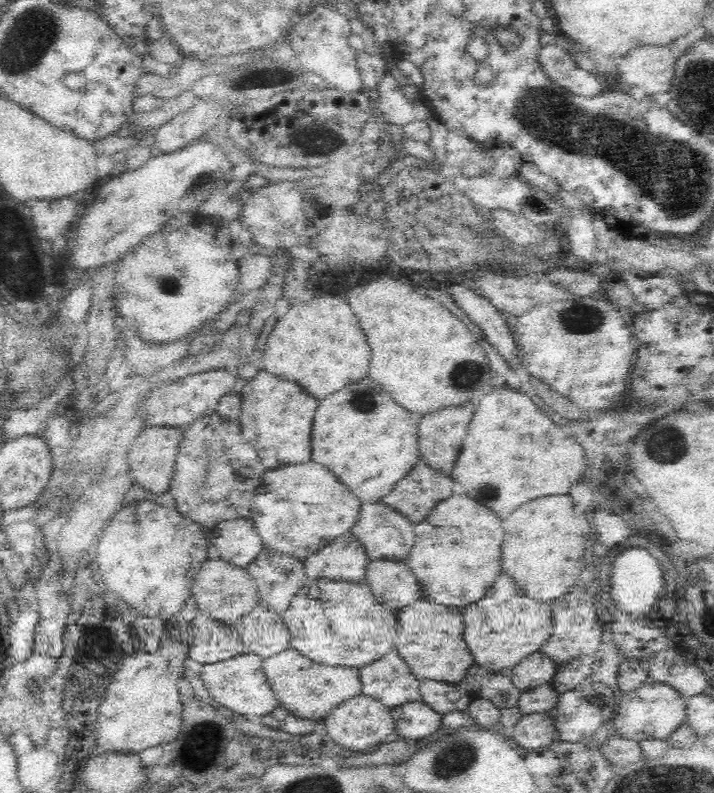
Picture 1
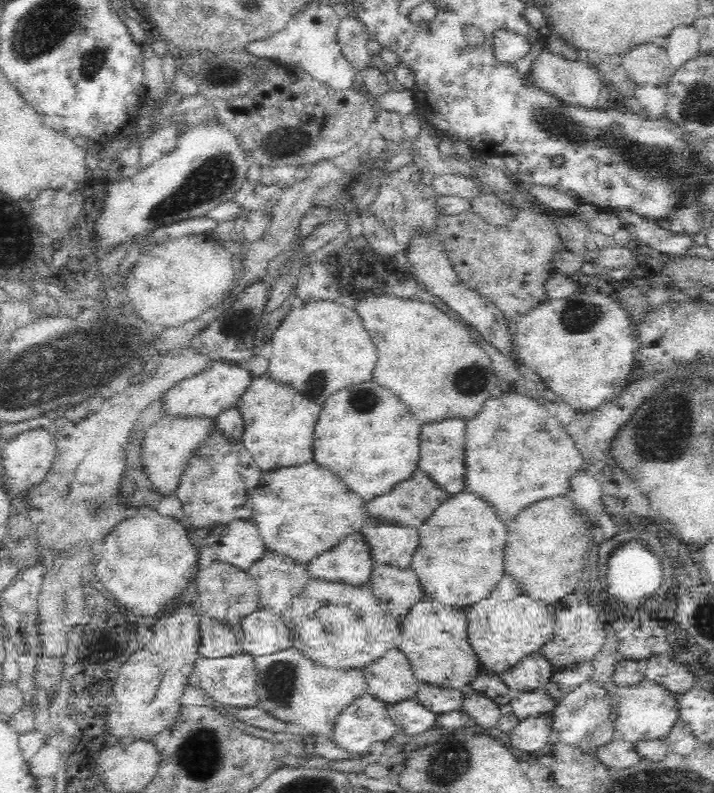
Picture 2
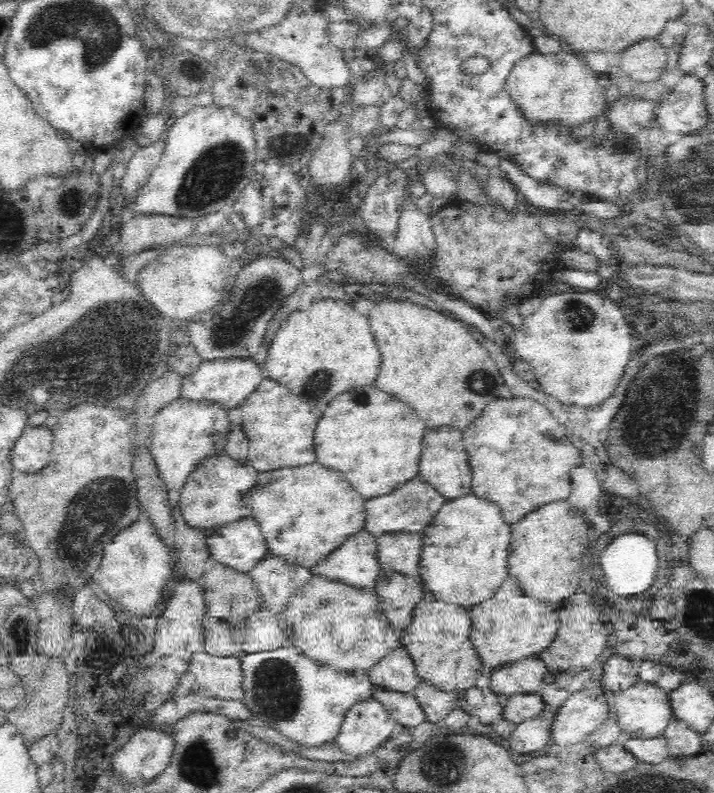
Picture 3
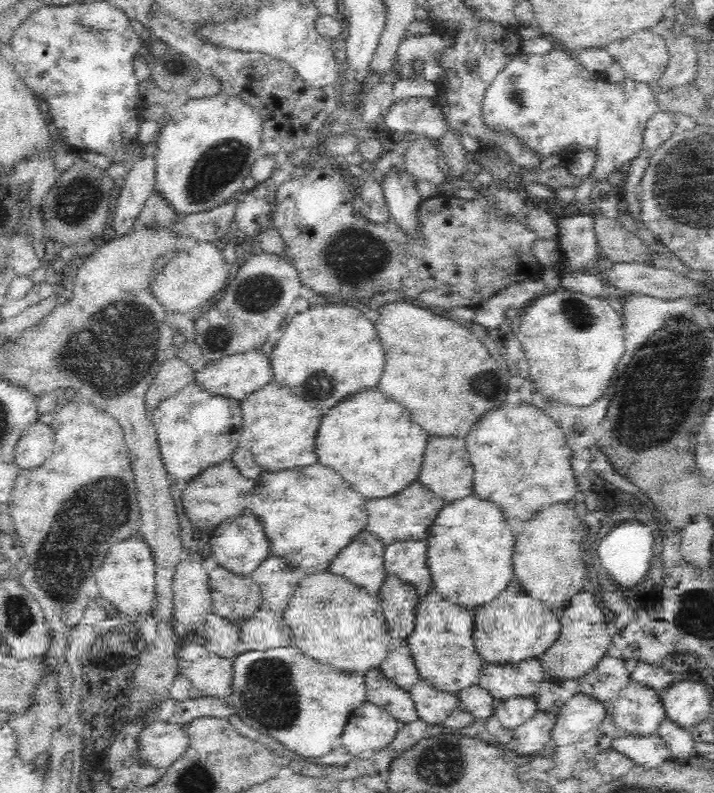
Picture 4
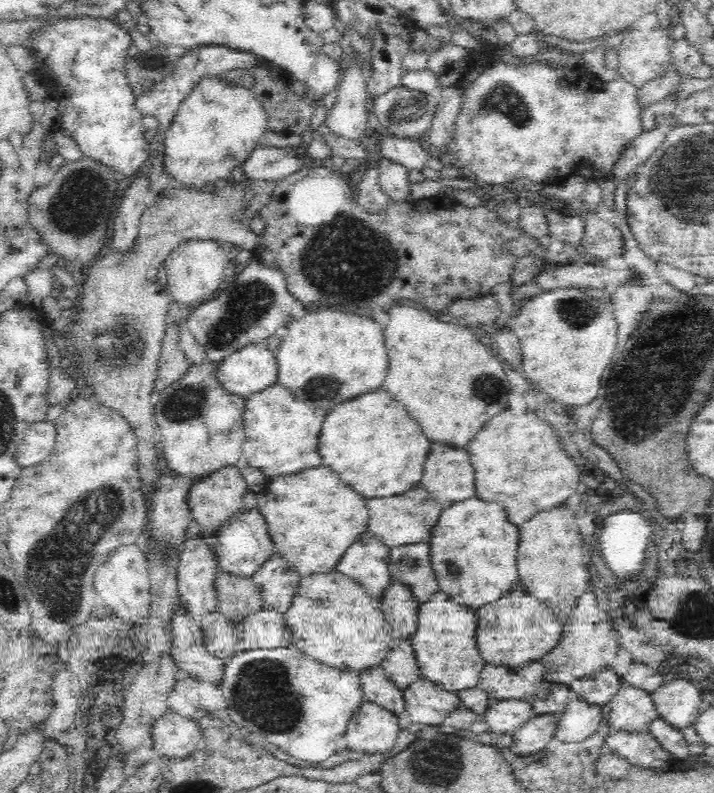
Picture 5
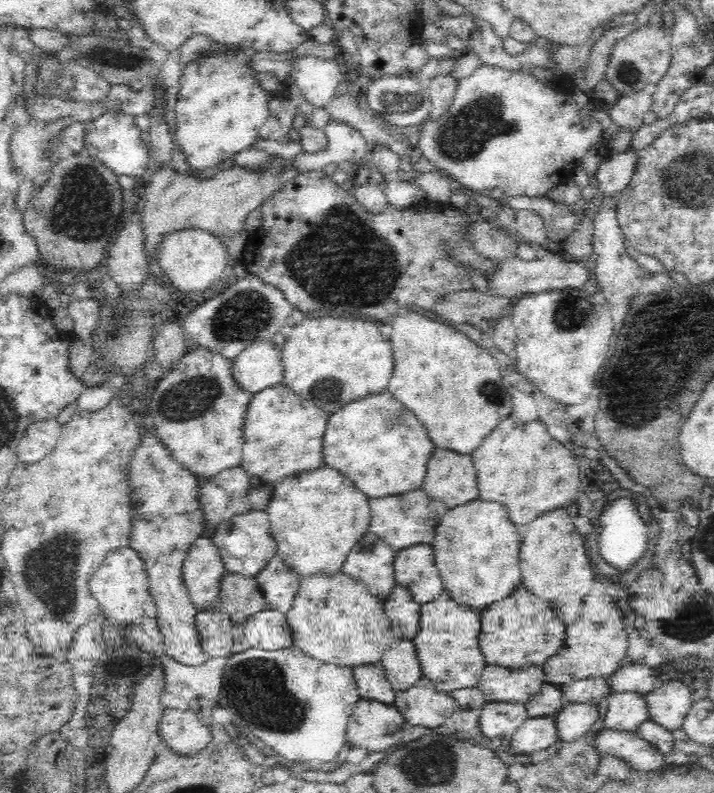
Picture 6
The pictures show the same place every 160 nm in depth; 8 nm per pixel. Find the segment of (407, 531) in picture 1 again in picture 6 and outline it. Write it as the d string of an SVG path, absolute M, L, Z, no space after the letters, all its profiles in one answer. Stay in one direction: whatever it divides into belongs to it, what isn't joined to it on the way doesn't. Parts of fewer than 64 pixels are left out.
M429 544L412 545L400 549L393 560L396 584L406 587L420 604L436 600L442 594L442 580Z

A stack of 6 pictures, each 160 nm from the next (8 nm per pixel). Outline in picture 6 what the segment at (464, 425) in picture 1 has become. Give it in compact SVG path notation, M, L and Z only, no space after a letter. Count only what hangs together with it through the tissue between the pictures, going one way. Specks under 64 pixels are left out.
M436 448L428 462L422 488L448 508L478 499L479 488L472 456Z

